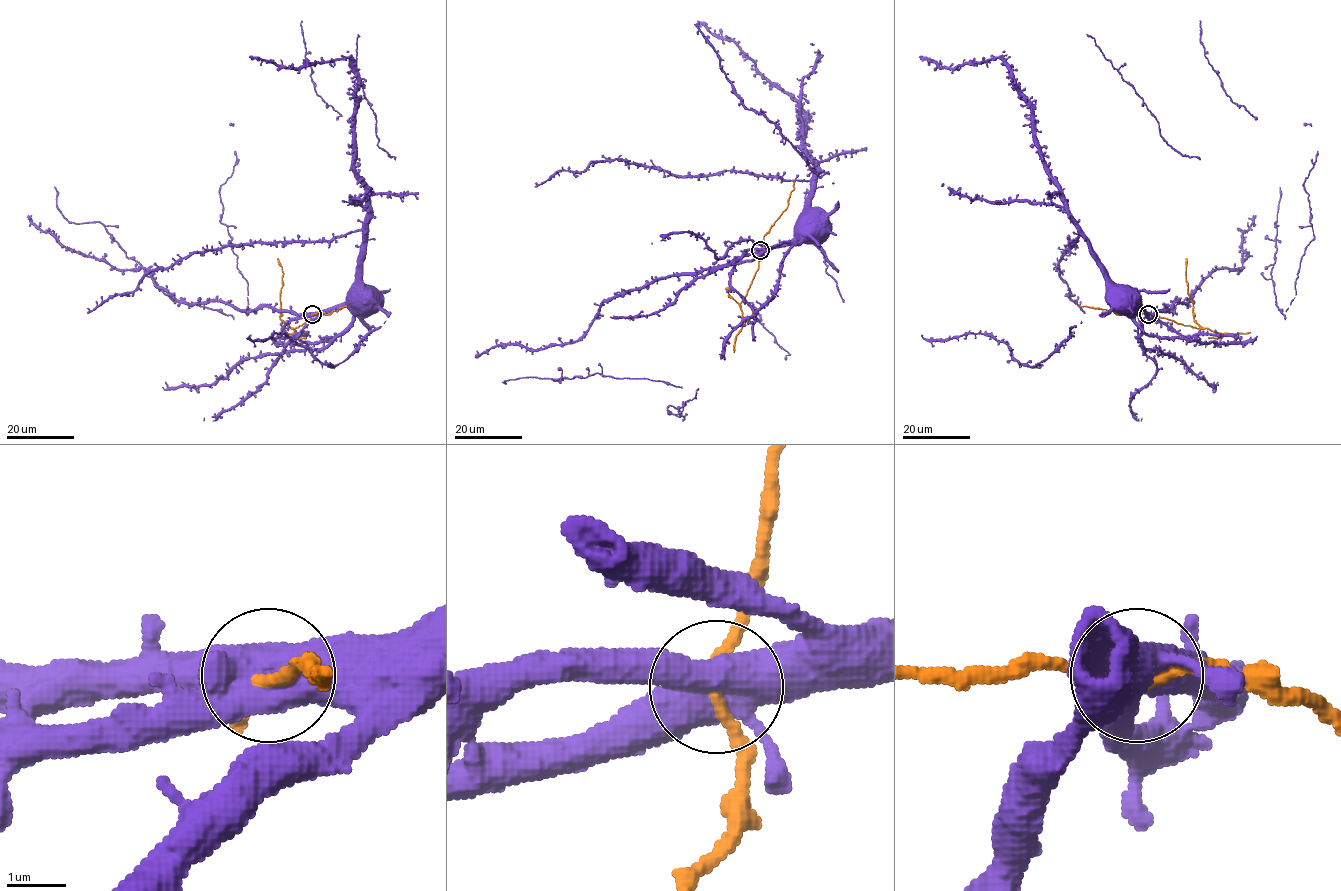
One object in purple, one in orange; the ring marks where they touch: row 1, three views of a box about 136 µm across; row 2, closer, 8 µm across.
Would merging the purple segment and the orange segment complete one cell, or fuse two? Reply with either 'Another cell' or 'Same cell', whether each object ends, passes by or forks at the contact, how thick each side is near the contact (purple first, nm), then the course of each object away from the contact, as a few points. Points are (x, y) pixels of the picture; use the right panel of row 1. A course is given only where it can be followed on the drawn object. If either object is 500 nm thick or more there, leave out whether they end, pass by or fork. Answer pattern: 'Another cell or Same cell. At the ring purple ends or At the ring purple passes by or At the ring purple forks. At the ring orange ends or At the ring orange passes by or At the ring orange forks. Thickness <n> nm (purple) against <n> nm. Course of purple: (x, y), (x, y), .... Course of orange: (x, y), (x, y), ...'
Another cell. Thickness 600 nm (purple) against 170 nm. Course of purple: (1148, 314), (1137, 305), (1116, 308), (1116, 301). Course of orange: (1148, 314), (1202, 328), (1193, 318), (1186, 258)

